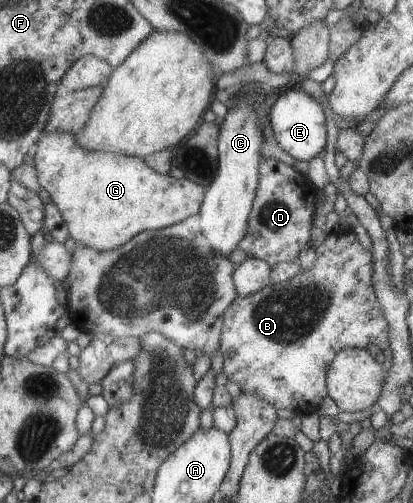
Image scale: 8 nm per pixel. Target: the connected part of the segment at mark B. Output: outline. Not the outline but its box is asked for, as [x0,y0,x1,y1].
[220,231,389,415]

